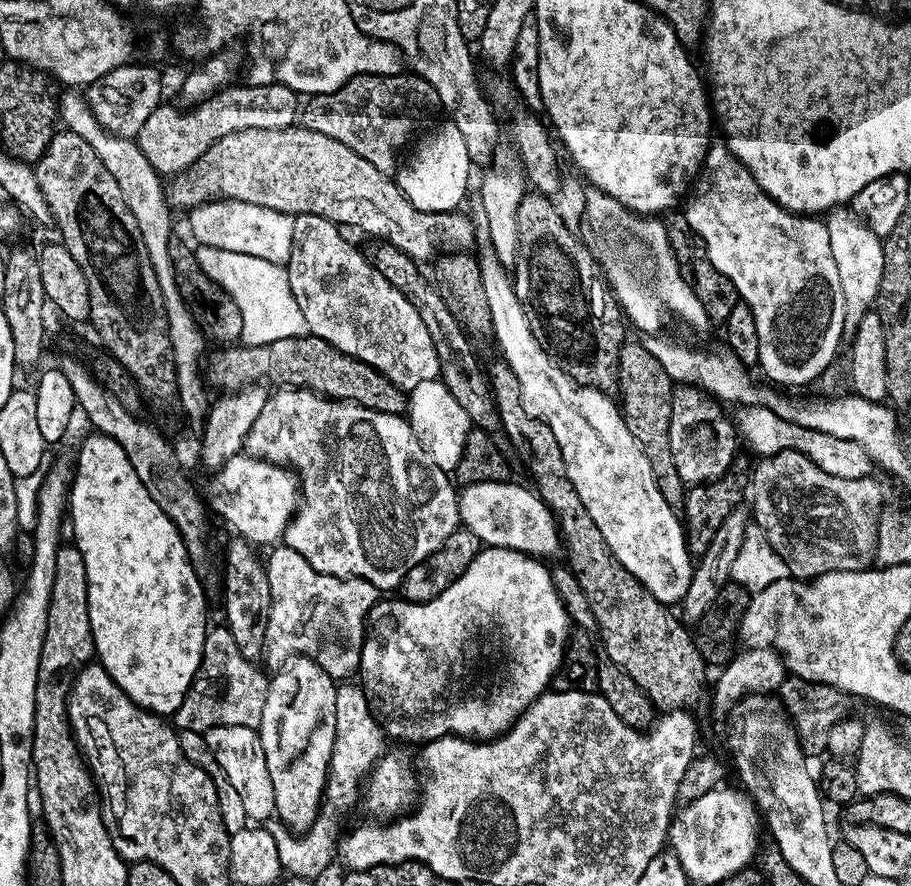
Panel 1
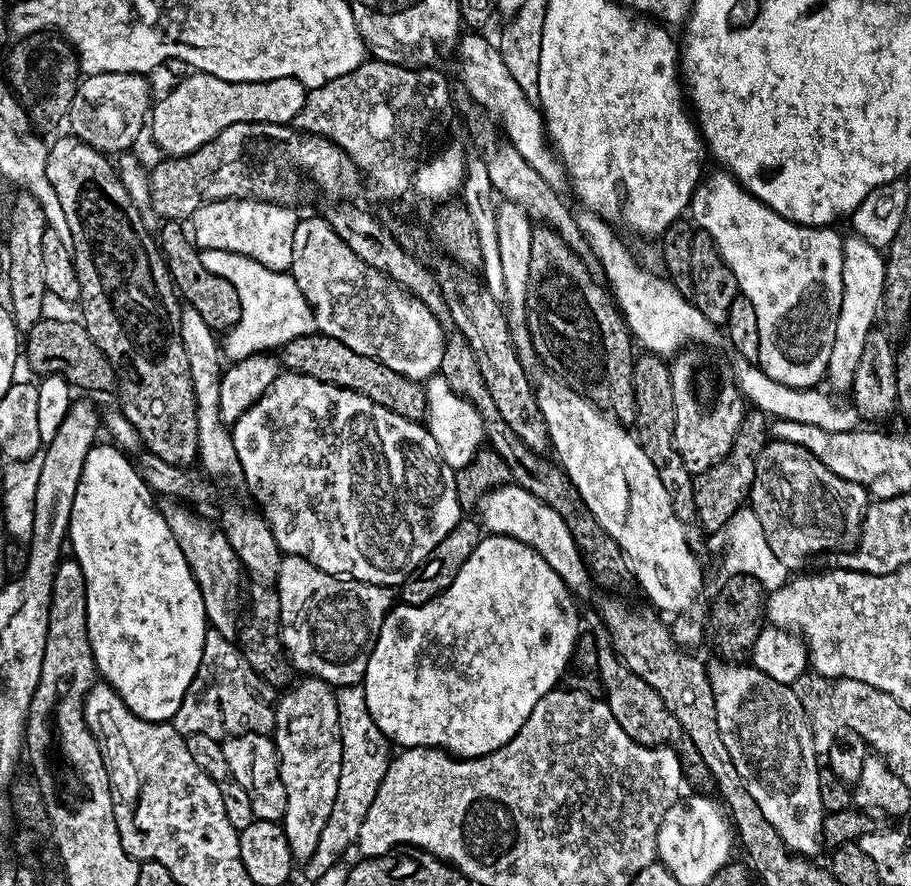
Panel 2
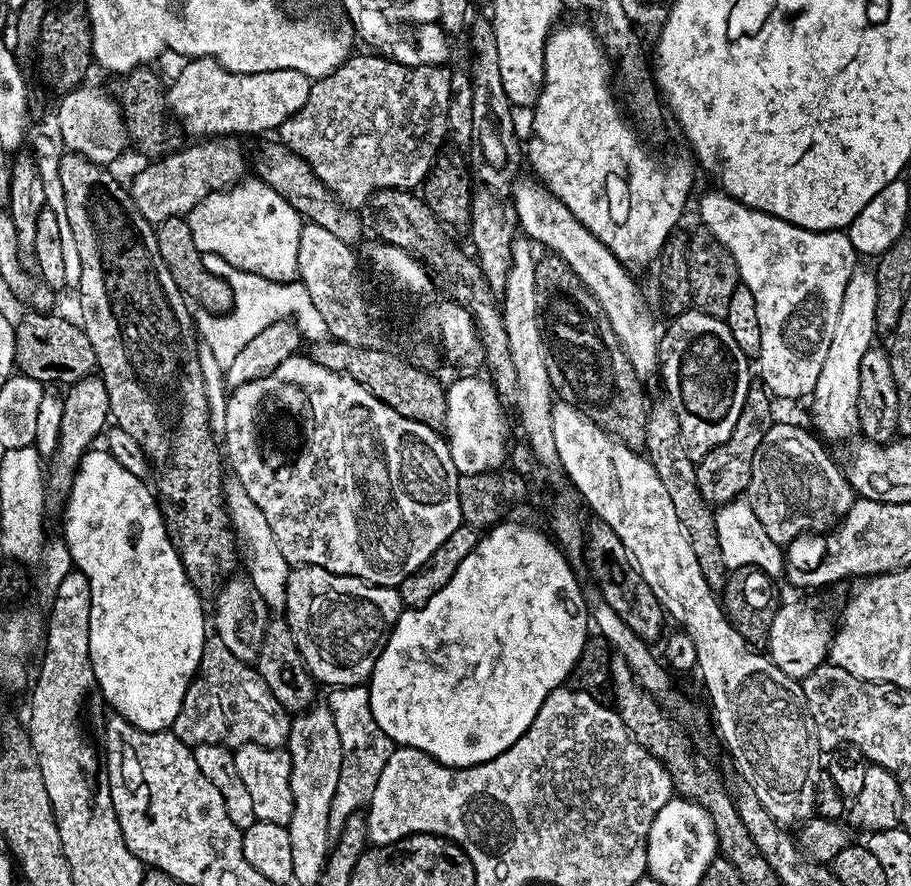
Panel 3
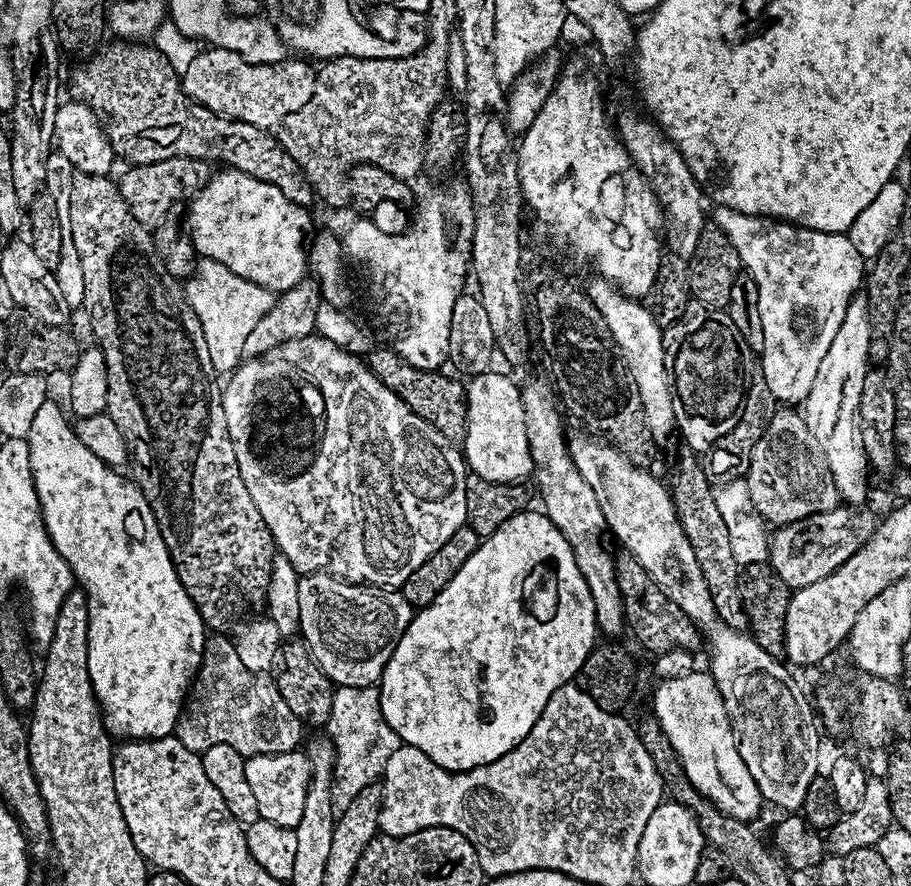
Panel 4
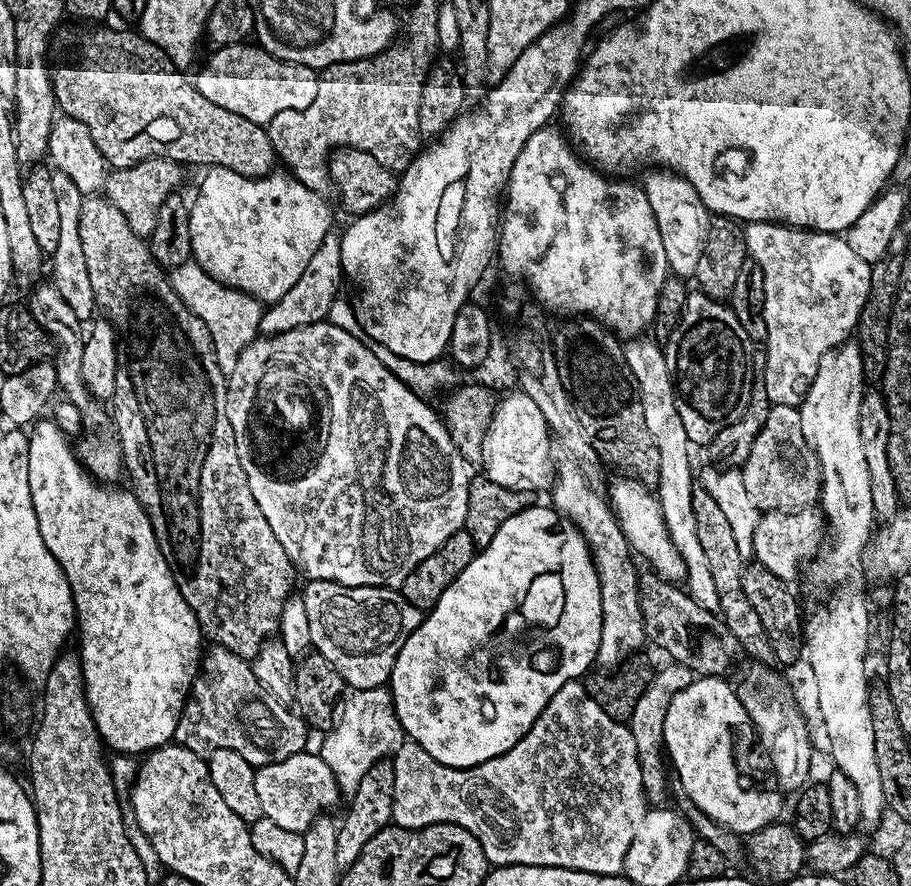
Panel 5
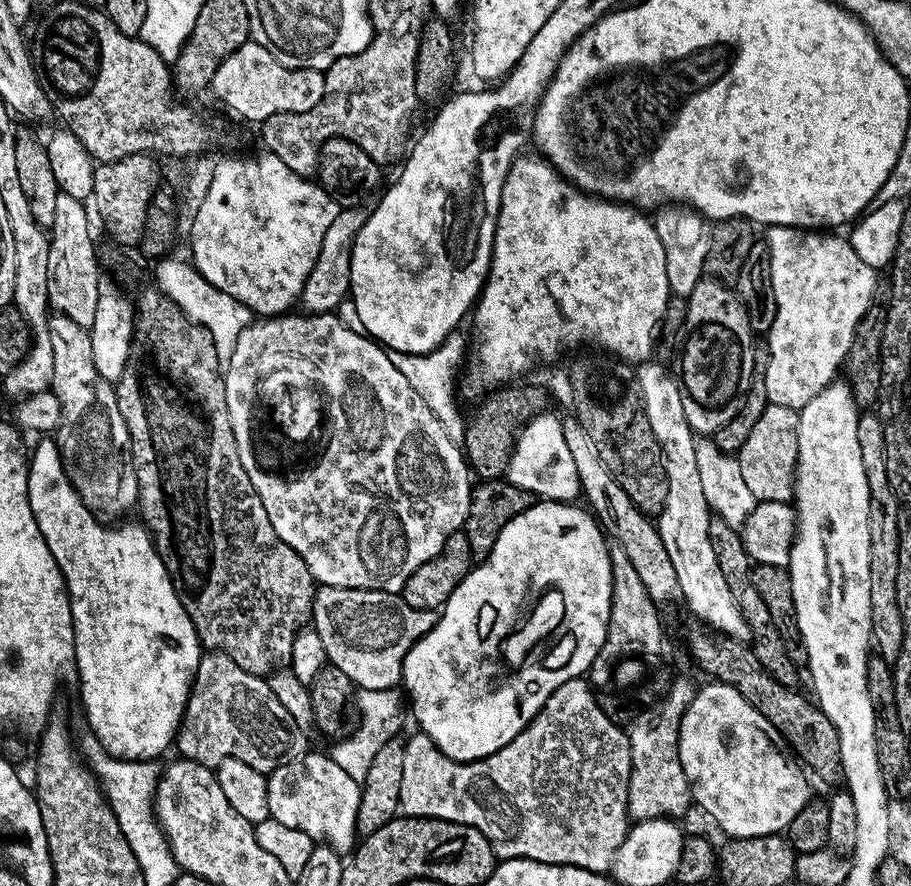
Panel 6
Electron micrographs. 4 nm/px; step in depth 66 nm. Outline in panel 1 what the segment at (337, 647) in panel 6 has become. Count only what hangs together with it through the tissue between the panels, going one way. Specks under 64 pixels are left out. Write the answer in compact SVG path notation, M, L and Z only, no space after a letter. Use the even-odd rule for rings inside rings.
M276 546L266 556L266 567L270 578L270 610L264 629L264 652L272 656L308 656L337 682L347 681L357 675L360 655L366 635L368 612L376 604L378 589L370 582L359 580L357 576L331 576L322 574L294 550L286 546Z

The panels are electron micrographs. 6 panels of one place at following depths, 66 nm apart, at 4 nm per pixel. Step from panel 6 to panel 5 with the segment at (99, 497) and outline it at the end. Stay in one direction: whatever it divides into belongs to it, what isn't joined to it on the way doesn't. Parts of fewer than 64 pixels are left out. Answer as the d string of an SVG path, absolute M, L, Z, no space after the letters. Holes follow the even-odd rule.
M45 282L40 285L32 294L28 309L33 318L49 334L49 337L57 346L52 363L57 373L57 382L63 395L69 402L74 404L82 414L83 435L76 442L77 459L84 465L84 469L95 479L106 483L115 483L119 476L123 475L123 452L119 441L114 437L111 427L111 415L103 406L103 403L96 399L84 380L81 378L82 352L85 349L85 335L82 322L77 318L74 311L67 305L66 300L58 294L58 290L51 283Z

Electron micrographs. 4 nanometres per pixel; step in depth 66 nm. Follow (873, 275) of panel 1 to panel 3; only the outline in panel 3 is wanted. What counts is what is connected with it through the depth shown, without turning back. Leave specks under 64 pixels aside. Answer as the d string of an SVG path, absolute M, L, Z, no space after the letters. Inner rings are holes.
M853 271L850 282L846 282L846 294L842 294L842 310L838 310L838 326L834 326L834 338L830 338L830 350L826 350L826 362L822 362L822 374L818 374L818 382L812 391L812 420L816 423L815 431L825 441L848 440L857 435L860 423L858 422L858 370L862 362L862 354L873 347L876 331L876 307L878 306L878 286L876 285L875 271Z

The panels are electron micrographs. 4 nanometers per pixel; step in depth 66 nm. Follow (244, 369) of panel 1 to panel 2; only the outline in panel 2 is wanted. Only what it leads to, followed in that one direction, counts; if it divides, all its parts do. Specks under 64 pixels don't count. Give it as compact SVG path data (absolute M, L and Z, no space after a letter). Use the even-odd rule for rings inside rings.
M315 332L292 339L281 347L280 361L287 371L302 373L327 384L337 385L339 388L354 390L370 398L376 405L407 420L418 422L425 417L425 387L419 381L408 379L390 367L383 366L376 359L367 358L357 351L350 350L348 346L342 345L342 342L328 335Z

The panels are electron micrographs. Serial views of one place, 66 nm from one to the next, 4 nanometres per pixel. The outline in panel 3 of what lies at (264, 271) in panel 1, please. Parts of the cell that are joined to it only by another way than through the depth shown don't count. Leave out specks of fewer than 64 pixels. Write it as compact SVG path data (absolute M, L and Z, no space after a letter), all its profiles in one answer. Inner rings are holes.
M203 254L202 266L210 270L218 278L222 278L230 286L232 291L232 310L227 314L204 314L198 320L198 336L206 346L210 346L215 358L226 369L230 362L244 349L246 342L250 342L266 326L278 324L291 318L296 329L300 331L301 337L305 341L315 342L329 339L328 327L318 314L318 306L310 302L310 294L306 286L299 282L283 284L274 282L270 278L262 278L258 274L250 274L246 270L238 270L226 262L226 258L218 258L218 254Z

